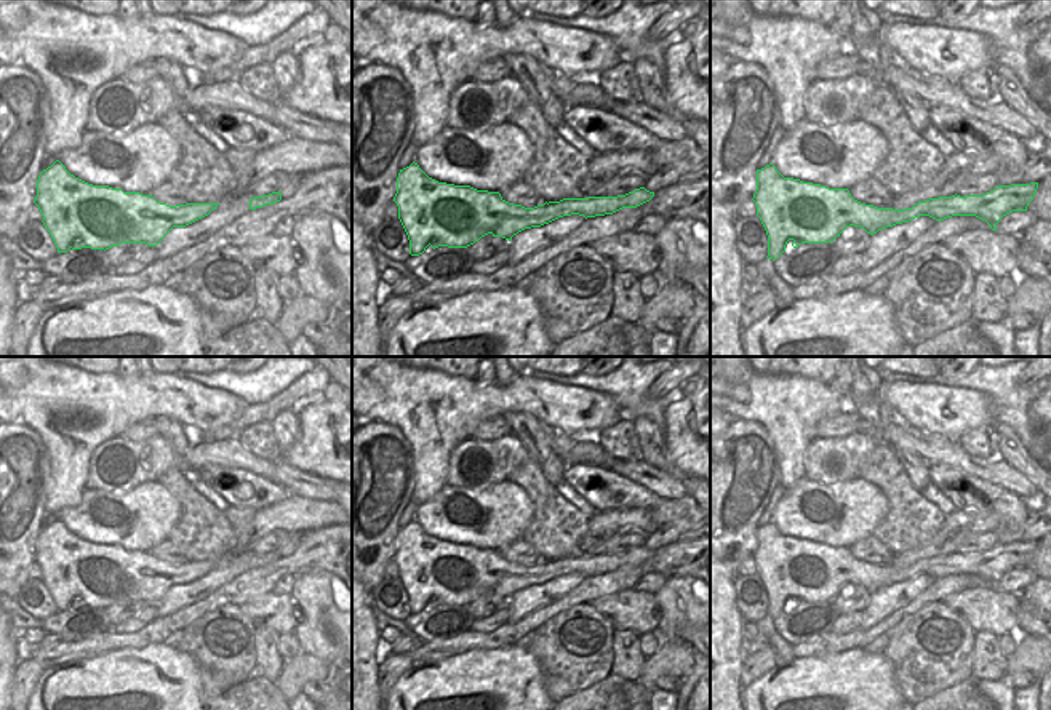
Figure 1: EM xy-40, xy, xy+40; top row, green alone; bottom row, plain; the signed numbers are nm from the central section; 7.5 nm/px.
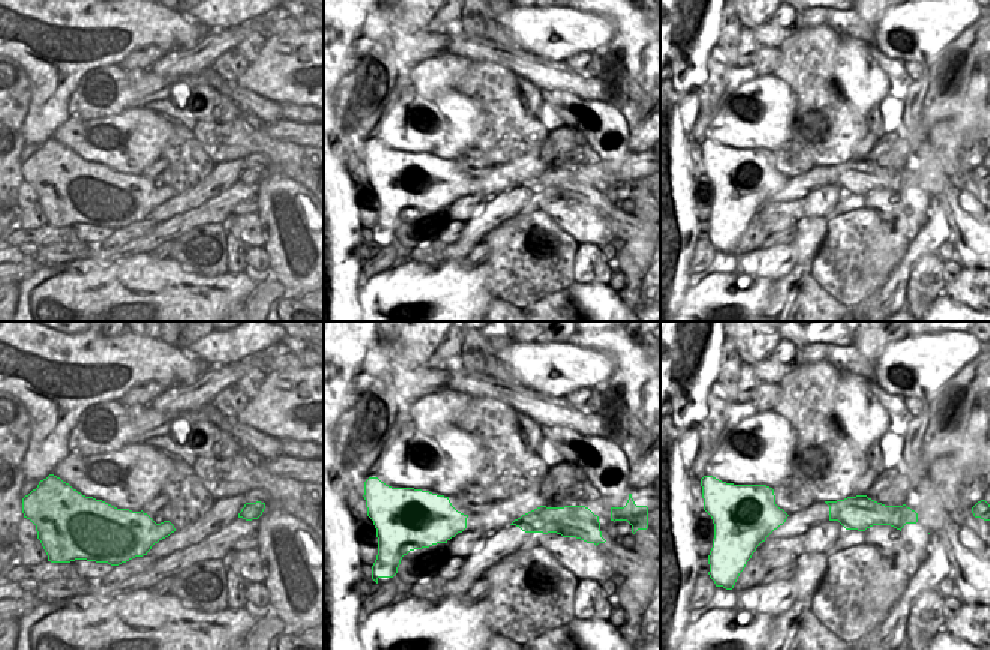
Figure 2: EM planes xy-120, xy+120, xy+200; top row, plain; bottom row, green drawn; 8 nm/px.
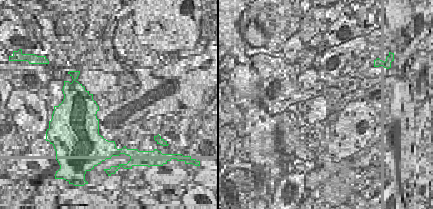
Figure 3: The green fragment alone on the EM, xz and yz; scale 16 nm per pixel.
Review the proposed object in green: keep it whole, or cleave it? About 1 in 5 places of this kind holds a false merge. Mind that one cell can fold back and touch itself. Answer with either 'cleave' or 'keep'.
keep

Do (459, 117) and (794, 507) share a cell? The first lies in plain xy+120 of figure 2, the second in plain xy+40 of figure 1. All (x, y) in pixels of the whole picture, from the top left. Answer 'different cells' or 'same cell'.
same cell

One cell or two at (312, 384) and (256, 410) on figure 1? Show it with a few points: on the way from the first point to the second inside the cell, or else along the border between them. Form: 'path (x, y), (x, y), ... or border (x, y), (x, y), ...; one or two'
path (298, 389), (271, 408); one

